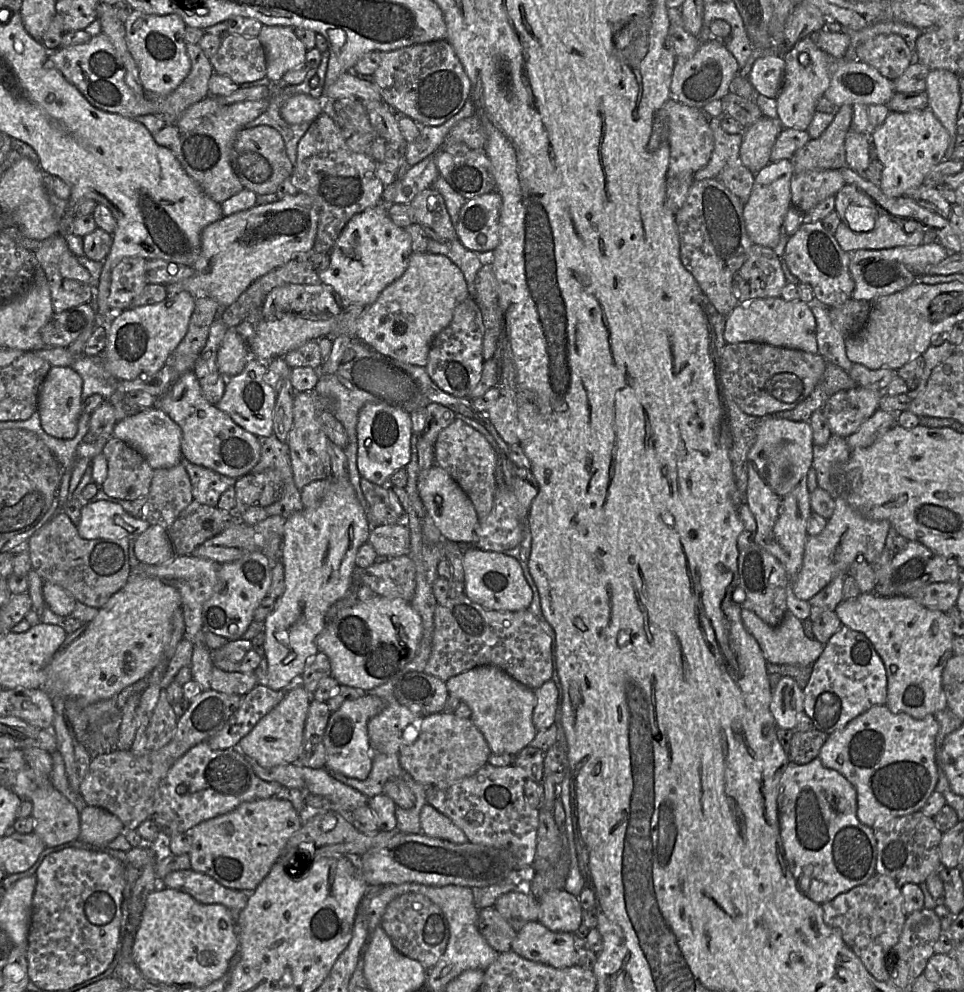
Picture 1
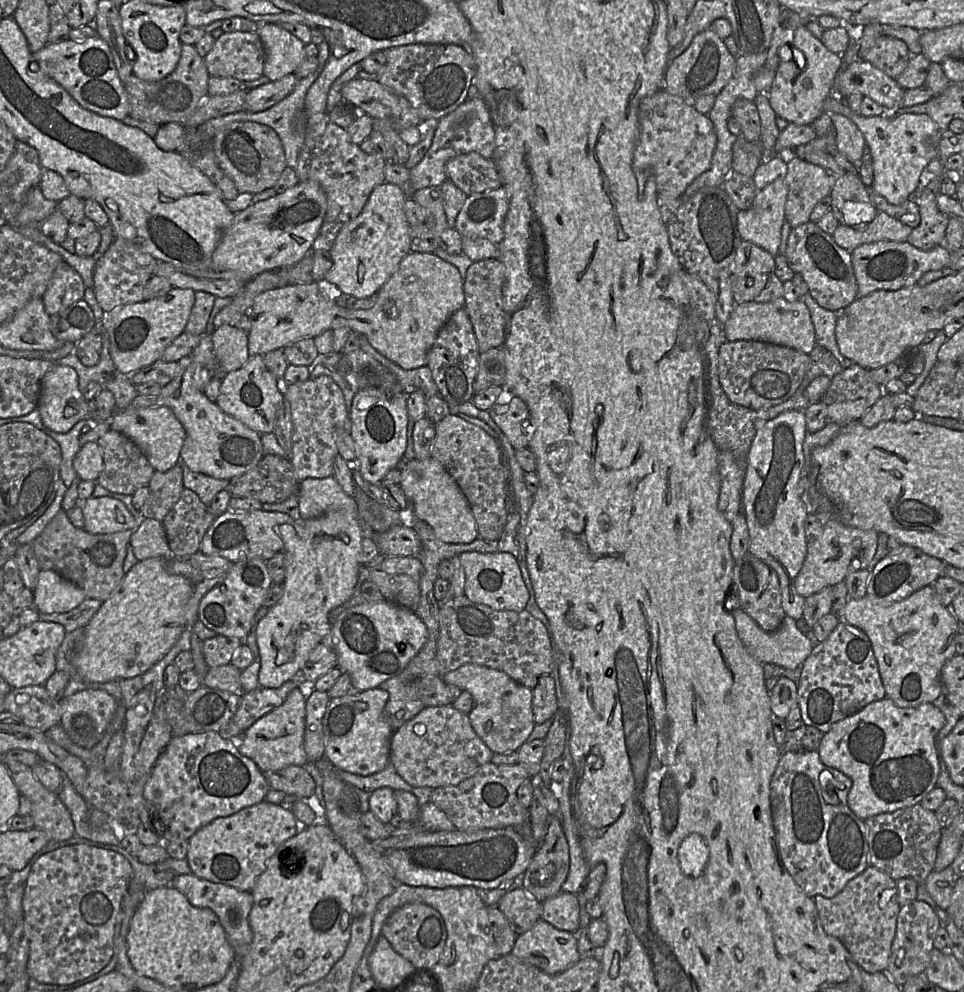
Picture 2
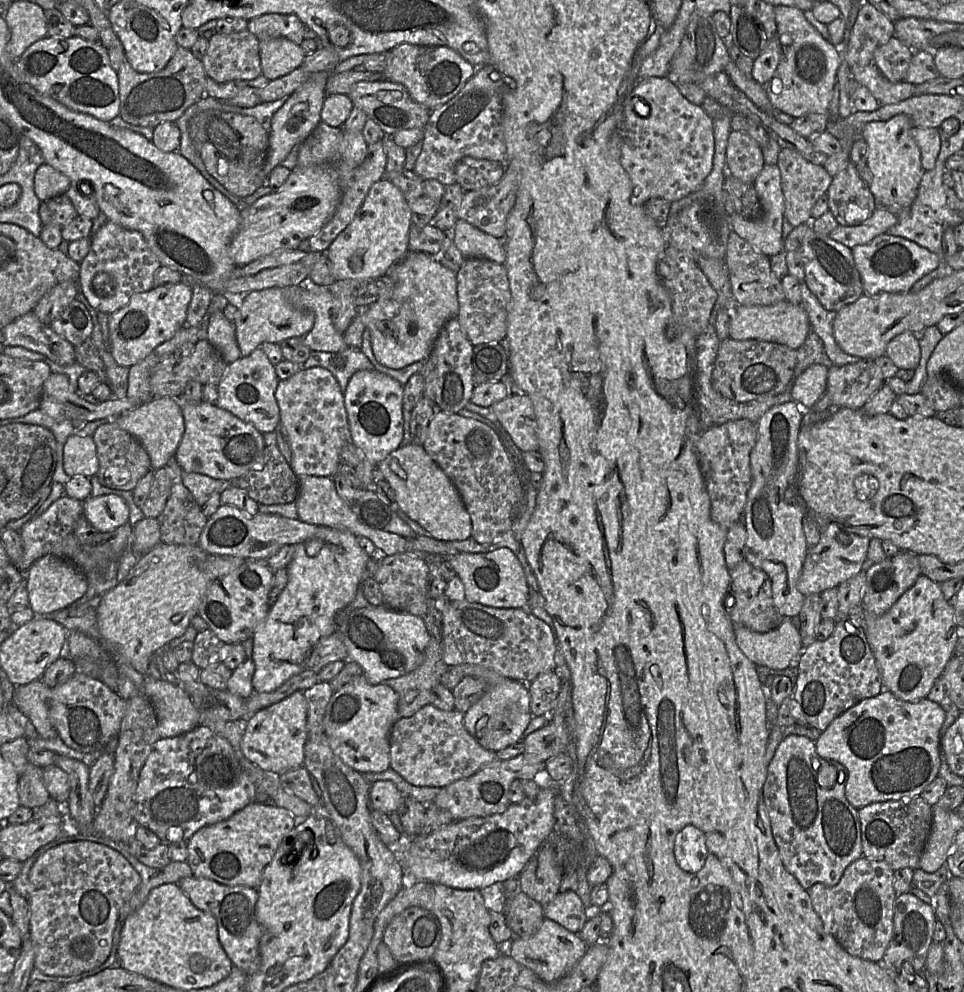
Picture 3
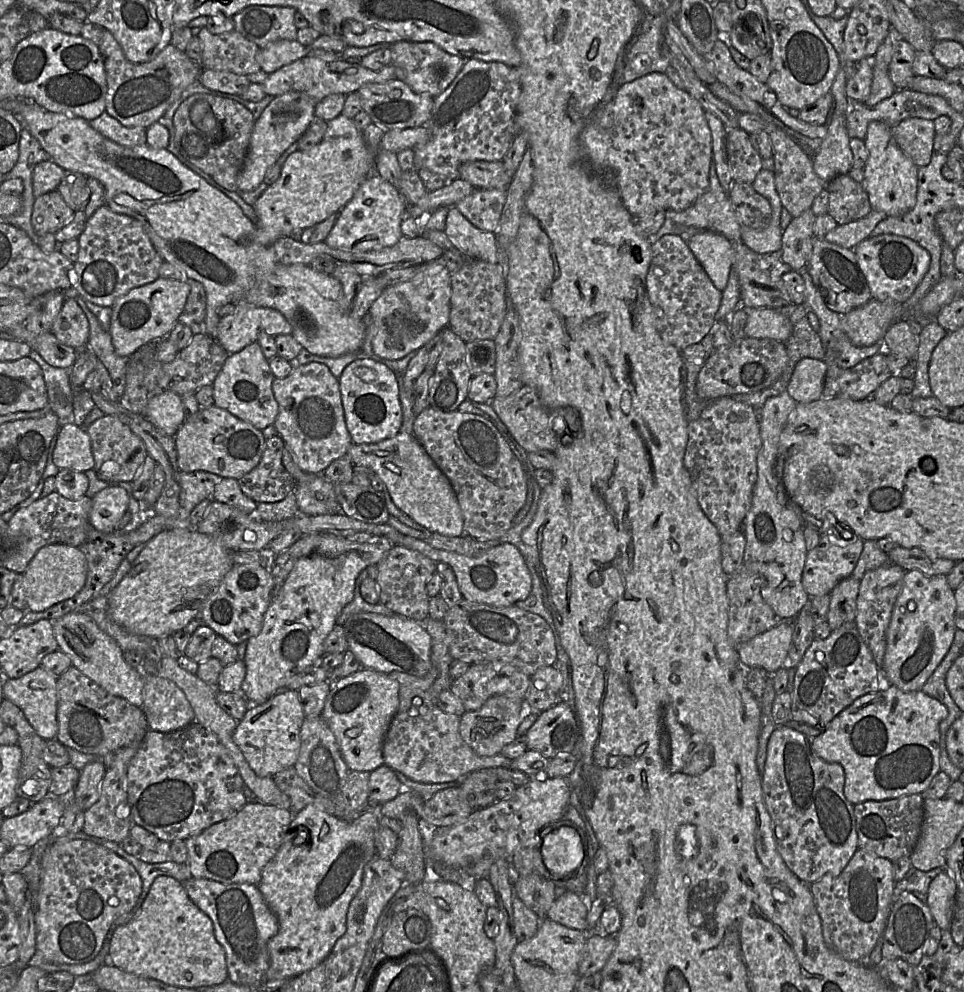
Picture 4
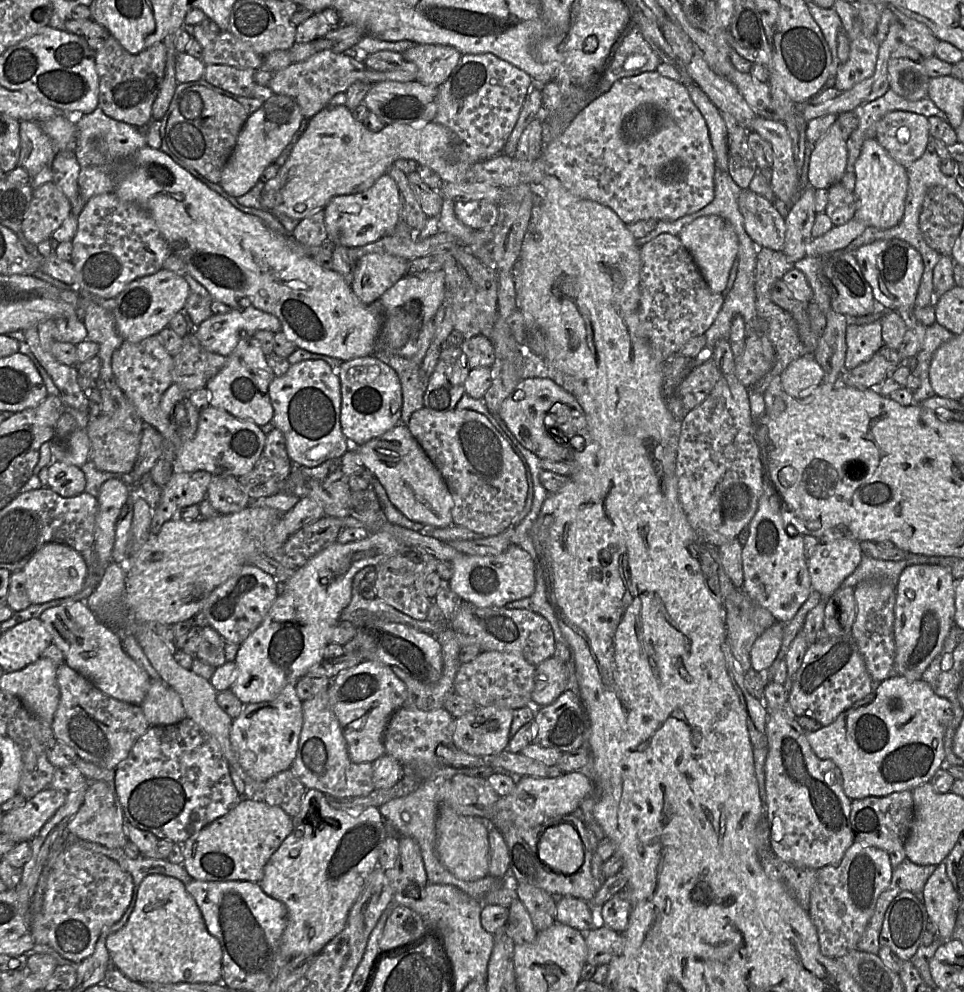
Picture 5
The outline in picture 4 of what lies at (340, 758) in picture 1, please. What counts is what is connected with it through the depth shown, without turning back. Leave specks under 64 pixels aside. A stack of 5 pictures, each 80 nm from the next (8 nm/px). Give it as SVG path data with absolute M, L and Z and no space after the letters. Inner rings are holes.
M361 668L332 684L322 718L334 734L341 756L350 769L370 773L384 764L383 742L398 707L399 684L388 674Z

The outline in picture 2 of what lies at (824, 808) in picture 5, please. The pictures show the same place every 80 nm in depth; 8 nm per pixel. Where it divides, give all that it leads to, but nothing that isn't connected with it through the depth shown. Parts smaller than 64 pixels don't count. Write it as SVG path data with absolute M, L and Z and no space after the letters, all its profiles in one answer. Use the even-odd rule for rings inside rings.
M817 750L783 751L772 776L770 803L780 857L801 890L812 899L816 895L834 897L870 865L866 825L848 806L851 787L852 780L841 771L825 766Z

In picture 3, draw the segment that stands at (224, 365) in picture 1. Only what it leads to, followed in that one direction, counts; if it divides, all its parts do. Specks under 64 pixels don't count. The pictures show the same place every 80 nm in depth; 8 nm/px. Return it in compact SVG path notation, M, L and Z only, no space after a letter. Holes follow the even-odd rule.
M222 311L211 314L207 334L209 342L227 364L233 363L242 357L234 323L226 318Z

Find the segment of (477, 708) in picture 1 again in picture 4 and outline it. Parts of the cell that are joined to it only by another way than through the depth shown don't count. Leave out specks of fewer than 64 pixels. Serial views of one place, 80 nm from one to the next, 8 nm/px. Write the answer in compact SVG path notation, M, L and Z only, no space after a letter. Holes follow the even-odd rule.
M496 695L490 697L478 710L466 711L459 722L459 733L463 741L481 757L499 754L501 750L517 737L521 723L523 699Z

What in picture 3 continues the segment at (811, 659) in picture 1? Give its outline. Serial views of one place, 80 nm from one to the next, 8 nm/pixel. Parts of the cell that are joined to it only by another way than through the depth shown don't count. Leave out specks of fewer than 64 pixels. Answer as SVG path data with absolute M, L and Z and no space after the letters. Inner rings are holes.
M790 618L766 633L752 631L743 625L735 625L734 632L738 647L749 660L774 670L793 665L804 649L801 634Z

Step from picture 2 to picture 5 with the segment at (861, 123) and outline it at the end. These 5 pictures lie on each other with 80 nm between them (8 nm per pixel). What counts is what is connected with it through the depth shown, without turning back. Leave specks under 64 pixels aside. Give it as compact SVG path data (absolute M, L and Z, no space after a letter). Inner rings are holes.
M875 138L866 139L855 163L857 209L854 219L866 226L890 228L903 218L908 189L906 167L896 162Z

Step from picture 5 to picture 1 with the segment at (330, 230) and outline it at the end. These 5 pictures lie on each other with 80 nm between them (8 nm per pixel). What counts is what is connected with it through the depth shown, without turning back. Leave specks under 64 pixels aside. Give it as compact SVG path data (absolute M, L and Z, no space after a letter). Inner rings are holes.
M383 201L353 216L330 251L330 265L318 276L347 303L372 305L381 292L406 271L412 251L409 233L390 219Z

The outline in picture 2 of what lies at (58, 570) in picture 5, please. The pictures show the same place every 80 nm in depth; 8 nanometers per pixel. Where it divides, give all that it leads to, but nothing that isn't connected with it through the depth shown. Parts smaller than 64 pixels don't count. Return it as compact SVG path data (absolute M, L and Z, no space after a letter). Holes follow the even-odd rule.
M52 570L39 572L33 597L33 607L40 614L66 613L86 599L79 587Z

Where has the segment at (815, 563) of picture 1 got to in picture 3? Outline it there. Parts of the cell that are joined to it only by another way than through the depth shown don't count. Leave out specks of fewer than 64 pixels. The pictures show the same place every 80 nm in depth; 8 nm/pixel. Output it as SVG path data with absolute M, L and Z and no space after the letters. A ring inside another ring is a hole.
M836 523L823 528L819 542L809 548L797 582L798 590L804 595L820 594L827 589L838 587L842 582L858 574L867 557L870 539L849 533Z

